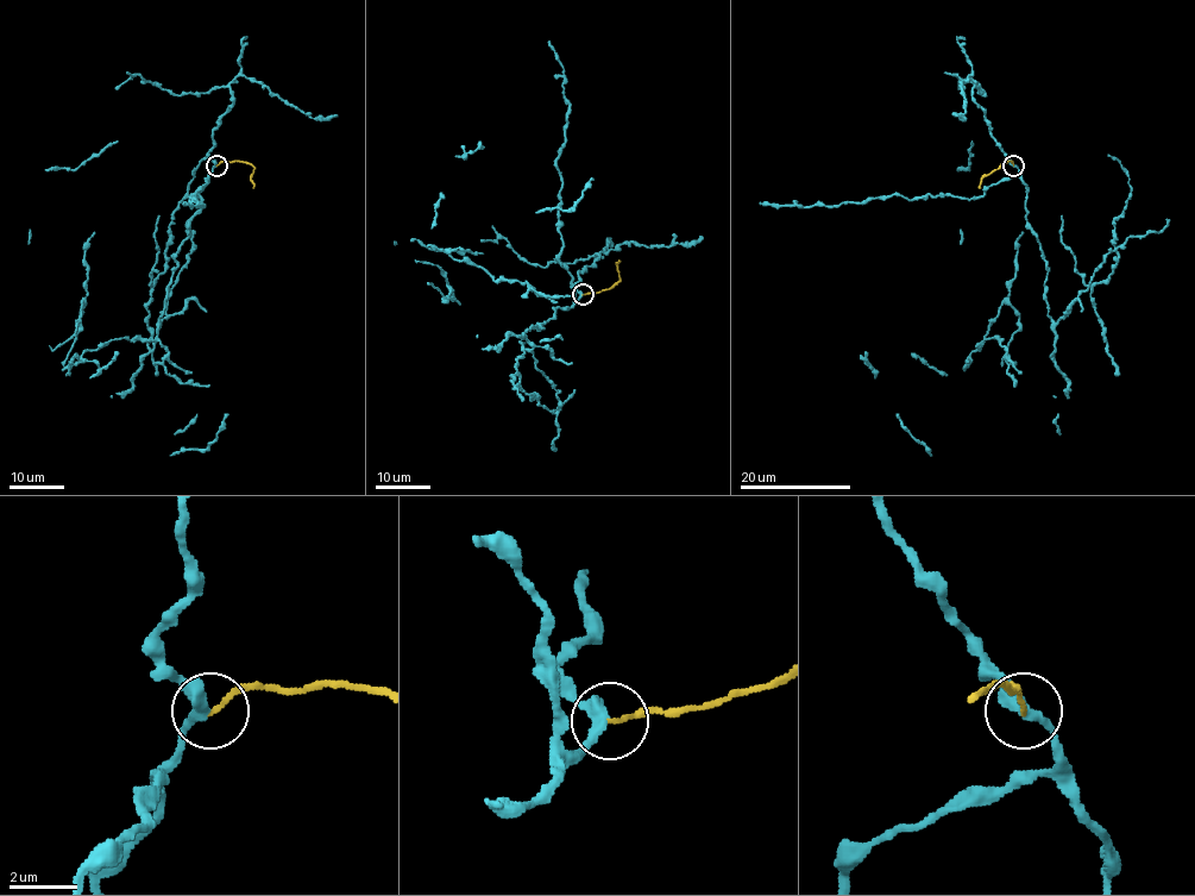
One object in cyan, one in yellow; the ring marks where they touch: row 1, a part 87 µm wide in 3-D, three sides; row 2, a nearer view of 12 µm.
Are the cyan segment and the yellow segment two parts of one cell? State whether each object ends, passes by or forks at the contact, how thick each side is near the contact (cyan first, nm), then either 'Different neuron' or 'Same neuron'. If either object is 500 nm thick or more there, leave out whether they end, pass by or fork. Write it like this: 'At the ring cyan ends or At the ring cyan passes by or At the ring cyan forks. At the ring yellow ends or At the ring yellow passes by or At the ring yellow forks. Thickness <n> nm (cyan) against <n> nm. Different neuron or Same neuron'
At the ring cyan passes by. At the ring yellow ends. Thickness 340 nm (cyan) against 130 nm. Different neuron

